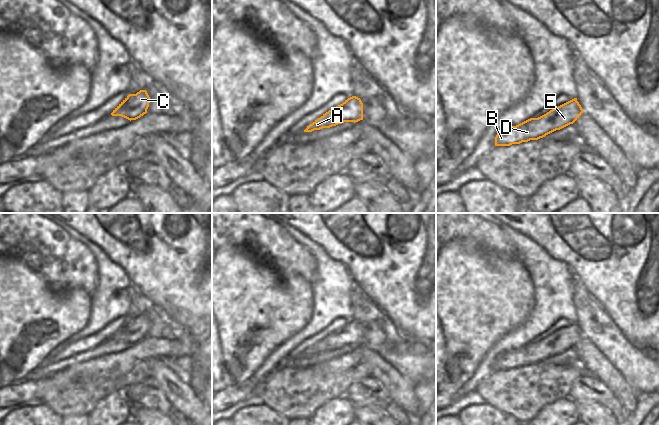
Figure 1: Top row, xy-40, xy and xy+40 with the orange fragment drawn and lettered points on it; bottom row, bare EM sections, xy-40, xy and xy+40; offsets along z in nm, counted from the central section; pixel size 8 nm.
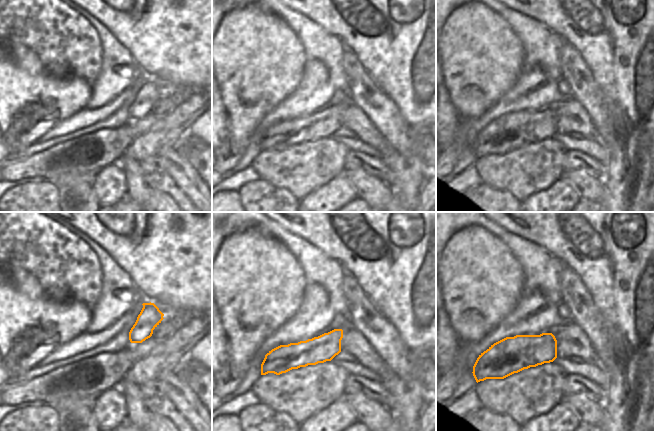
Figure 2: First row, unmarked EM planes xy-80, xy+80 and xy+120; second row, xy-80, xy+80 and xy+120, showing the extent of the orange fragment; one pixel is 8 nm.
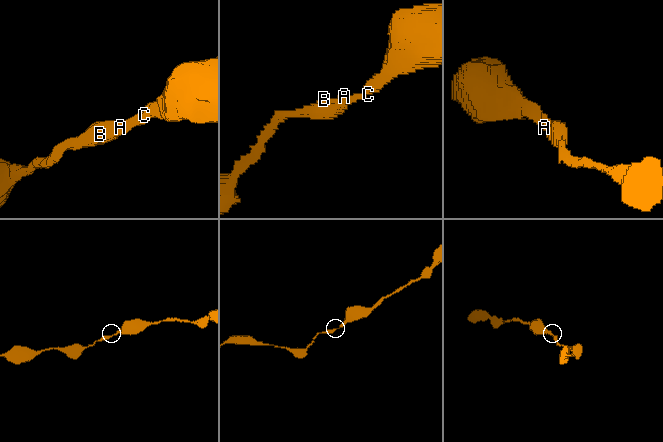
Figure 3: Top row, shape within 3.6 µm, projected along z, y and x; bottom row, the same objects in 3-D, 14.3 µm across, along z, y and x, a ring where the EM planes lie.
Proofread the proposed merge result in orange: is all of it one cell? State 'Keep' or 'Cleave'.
Keep.

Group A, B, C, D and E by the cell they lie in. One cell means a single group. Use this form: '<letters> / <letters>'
A B C D E

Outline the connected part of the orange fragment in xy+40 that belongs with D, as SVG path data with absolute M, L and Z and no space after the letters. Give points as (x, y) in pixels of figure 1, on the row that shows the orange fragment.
M574 98L538 118L530 118L516 126L497 132L495 146L510 146L530 140L538 140L546 135L573 124L583 113L577 98Z

